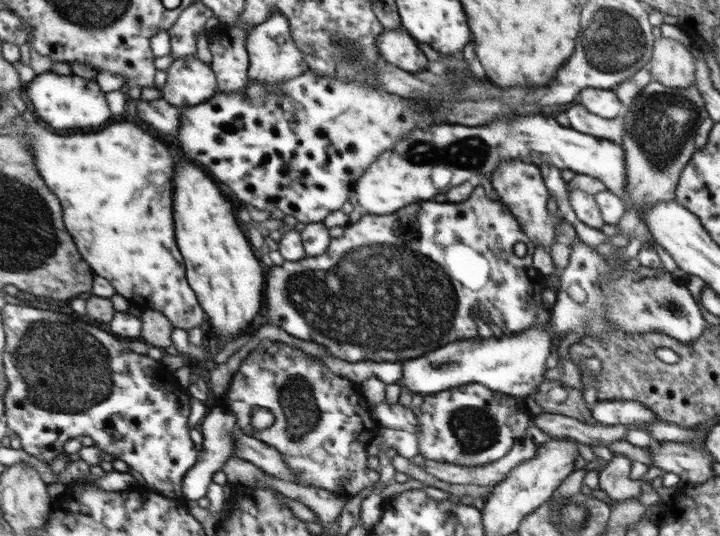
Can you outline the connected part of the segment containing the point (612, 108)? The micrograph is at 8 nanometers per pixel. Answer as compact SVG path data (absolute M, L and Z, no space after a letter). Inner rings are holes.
M583 89L576 101L602 118L616 118L625 112L624 104L614 89Z

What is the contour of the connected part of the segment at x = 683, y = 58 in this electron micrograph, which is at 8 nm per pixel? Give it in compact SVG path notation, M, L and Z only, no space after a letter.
M665 36L656 39L650 74L664 86L688 88L697 84L695 60L683 43Z

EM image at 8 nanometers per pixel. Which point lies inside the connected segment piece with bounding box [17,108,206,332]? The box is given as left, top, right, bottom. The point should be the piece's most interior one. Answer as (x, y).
(133, 246)

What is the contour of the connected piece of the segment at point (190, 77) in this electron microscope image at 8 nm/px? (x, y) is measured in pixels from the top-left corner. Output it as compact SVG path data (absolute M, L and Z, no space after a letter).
M197 56L175 60L167 69L167 81L160 88L161 97L175 107L196 106L210 100L217 92L215 71Z

